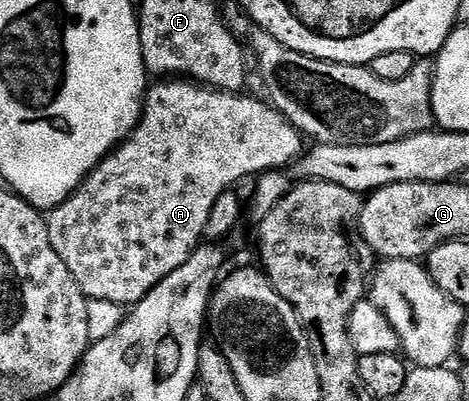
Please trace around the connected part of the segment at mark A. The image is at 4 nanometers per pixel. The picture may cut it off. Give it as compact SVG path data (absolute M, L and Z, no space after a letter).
M163 78L152 83L143 101L139 125L132 130L131 135L87 175L87 179L69 199L50 209L46 217L49 242L53 242L53 250L57 250L61 262L65 262L69 274L73 274L77 286L88 300L117 302L124 306L140 304L162 280L169 278L169 274L177 270L177 266L185 266L185 262L195 253L196 248L204 243L205 222L209 222L209 214L213 214L213 202L217 202L221 194L234 189L235 183L245 179L246 176L255 178L264 172L286 169L294 165L303 155L305 140L299 129L290 120L286 120L279 113L279 109L268 103L266 99L254 100L253 97L247 95L237 92L220 92L217 88L196 84L186 78Z

